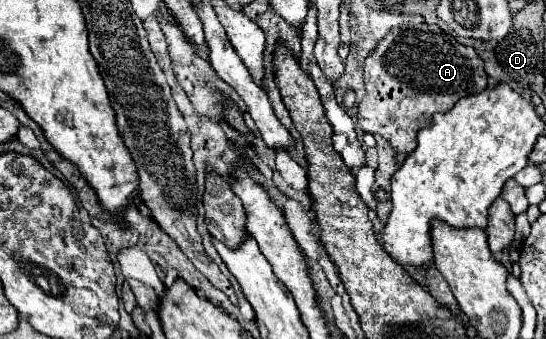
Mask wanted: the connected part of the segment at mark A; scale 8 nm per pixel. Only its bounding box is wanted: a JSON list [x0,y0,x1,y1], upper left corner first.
[357,25,485,153]

